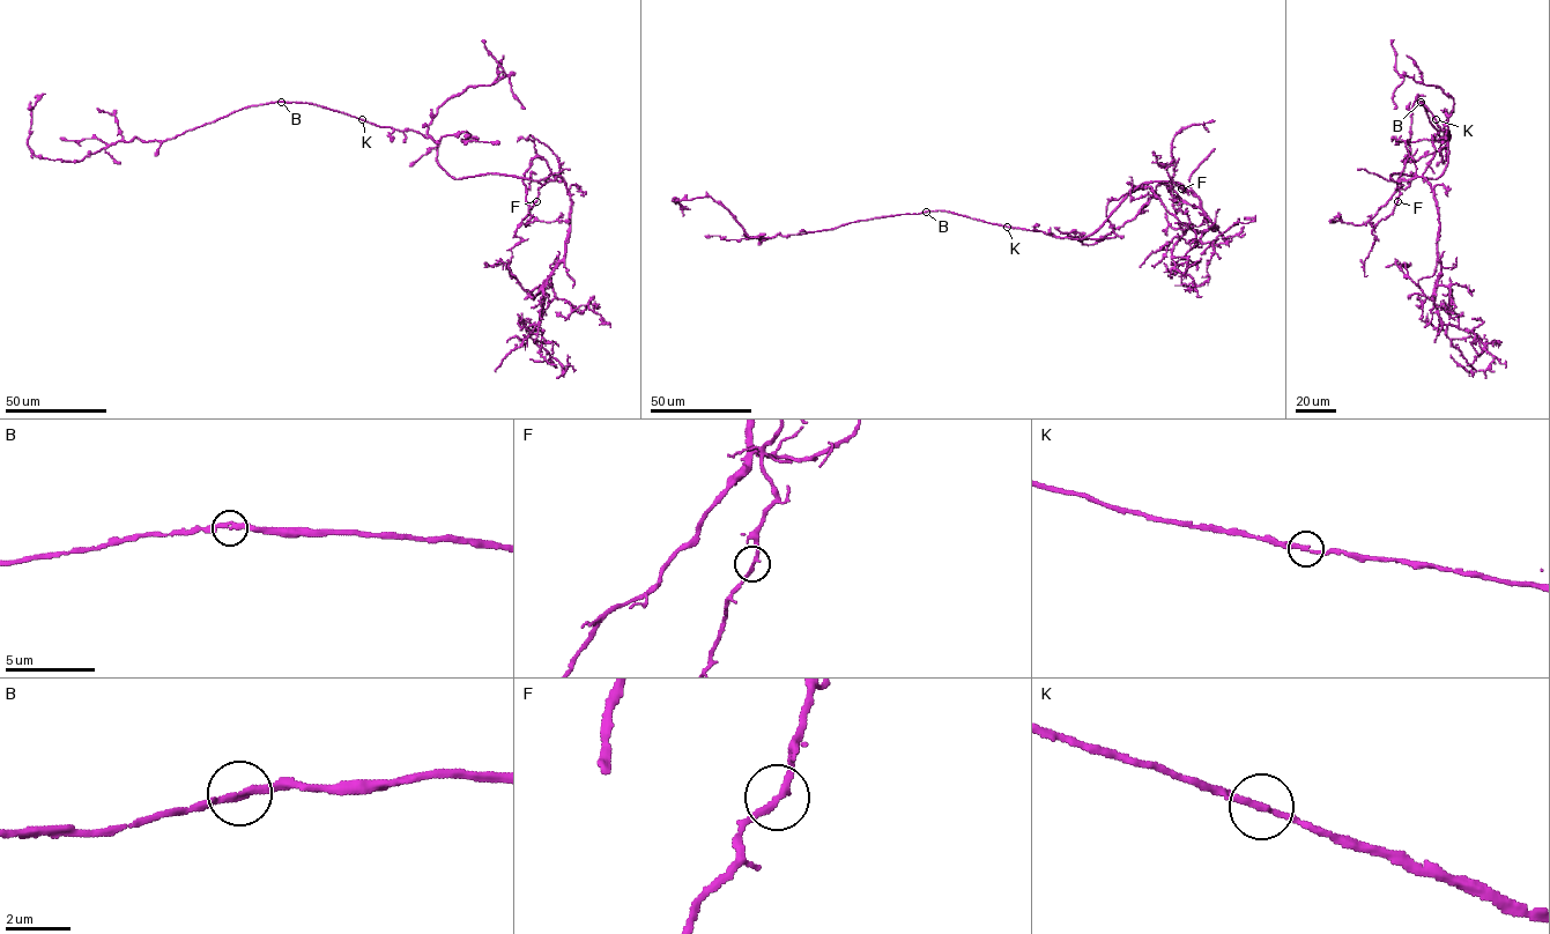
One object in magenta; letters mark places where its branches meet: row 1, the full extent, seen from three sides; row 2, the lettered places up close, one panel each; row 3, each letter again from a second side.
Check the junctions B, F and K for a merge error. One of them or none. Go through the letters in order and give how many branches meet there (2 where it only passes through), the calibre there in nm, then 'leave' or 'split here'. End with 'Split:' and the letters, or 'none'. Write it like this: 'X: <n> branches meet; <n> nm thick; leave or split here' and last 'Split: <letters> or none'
B: 2 branches meet; 220 nm thick; leave
F: 2 branches meet; 200 nm thick; leave
K: 2 branches meet; 200 nm thick; leave
Split: none

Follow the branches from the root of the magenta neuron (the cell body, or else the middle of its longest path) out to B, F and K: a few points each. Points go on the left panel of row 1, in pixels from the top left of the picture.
B: (422, 134), (377, 126), (308, 103), (281, 102)
F: (422, 134), (436, 143), (436, 162), (454, 178), (490, 173), (538, 182), (548, 178), (539, 188), (536, 201)
K: (422, 134), (362, 119)

